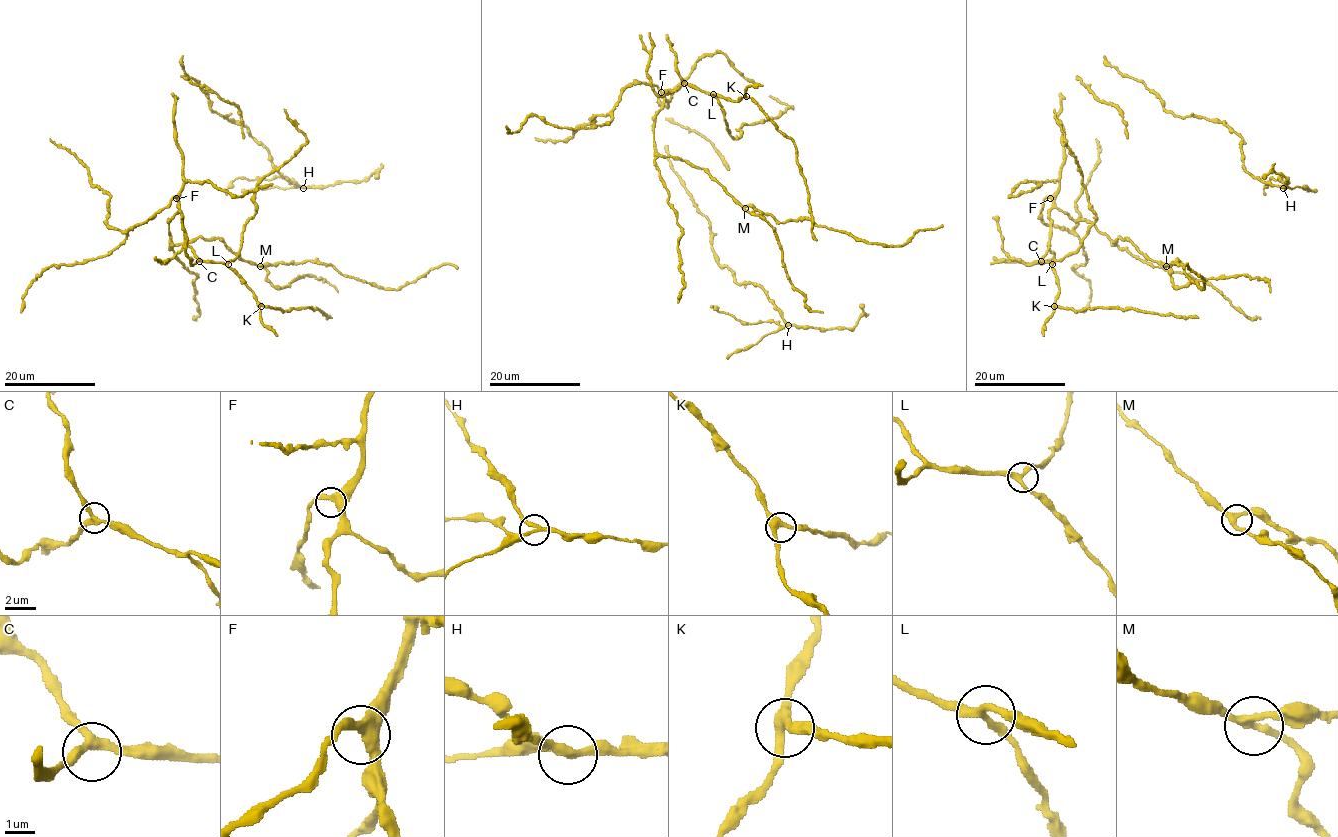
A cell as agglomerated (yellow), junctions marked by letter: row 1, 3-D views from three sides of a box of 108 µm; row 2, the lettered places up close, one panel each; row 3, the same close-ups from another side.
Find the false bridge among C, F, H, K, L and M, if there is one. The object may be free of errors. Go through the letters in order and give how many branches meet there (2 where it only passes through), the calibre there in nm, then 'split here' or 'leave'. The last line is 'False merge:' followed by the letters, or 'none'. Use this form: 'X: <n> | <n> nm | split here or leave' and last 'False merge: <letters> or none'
C: 3 | 280 nm | leave
F: 3 | 340 nm | leave
H: 3 | 200 nm | split here
K: 3 | 320 nm | leave
L: 3 | 280 nm | leave
M: 3 | 260 nm | leave
False merge: H

